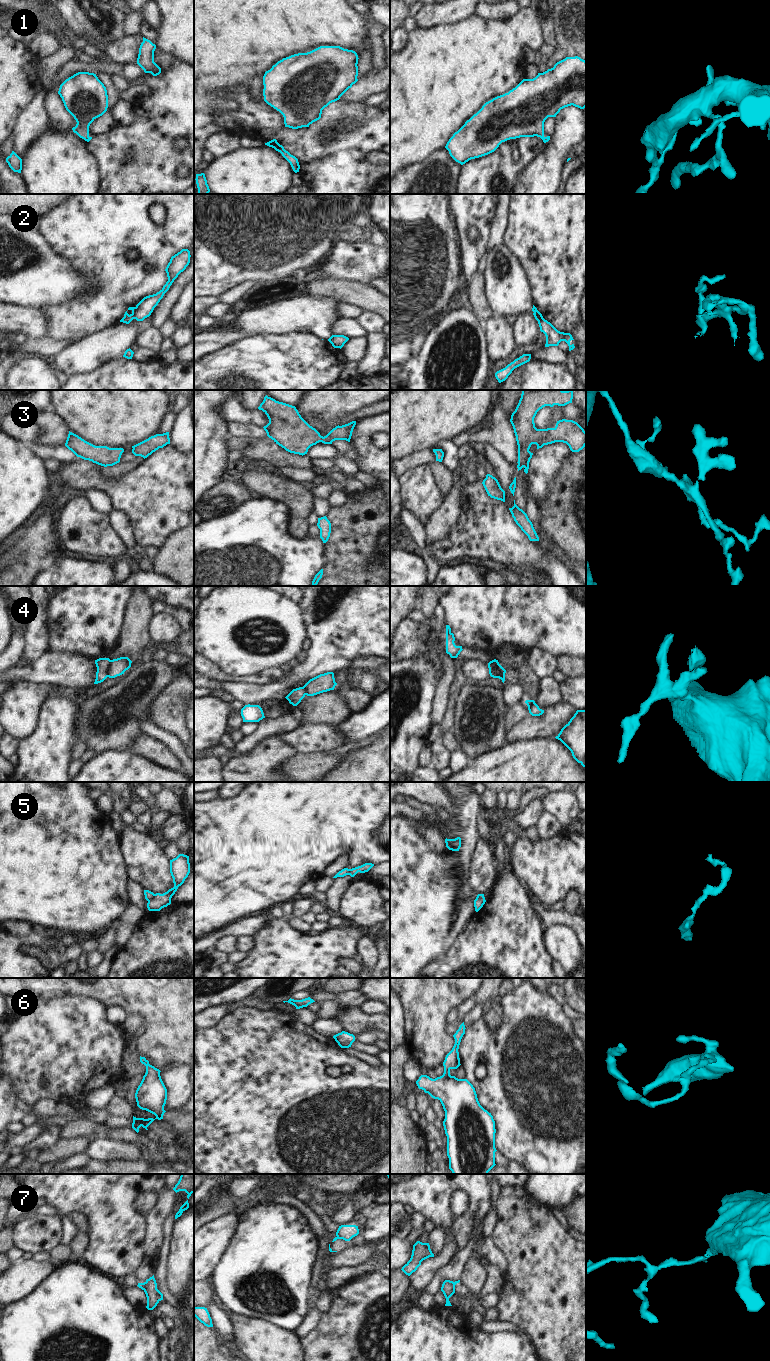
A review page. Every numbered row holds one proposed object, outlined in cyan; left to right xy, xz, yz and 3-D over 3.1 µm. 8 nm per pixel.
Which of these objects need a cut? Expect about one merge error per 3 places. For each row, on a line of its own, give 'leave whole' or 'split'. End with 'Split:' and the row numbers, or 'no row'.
1: leave whole
2: split
3: leave whole
4: split
5: split
6: leave whole
7: split
Split: 2, 4, 5, 7

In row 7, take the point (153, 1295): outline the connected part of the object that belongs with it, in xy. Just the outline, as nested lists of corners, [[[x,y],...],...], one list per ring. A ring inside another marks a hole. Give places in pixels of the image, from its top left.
[[[154,1275],[147,1279],[144,1283],[144,1292],[147,1297],[147,1306],[148,1310],[153,1310],[157,1304],[163,1300],[163,1294],[157,1289],[157,1283],[154,1278]]]

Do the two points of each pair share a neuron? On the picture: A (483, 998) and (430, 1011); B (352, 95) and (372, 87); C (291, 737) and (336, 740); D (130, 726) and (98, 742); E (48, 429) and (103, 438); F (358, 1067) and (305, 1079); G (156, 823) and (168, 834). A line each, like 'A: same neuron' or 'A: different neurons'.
A: different neurons
B: same neuron
C: same neuron
D: same neuron
E: different neurons
F: same neuron
G: different neurons

